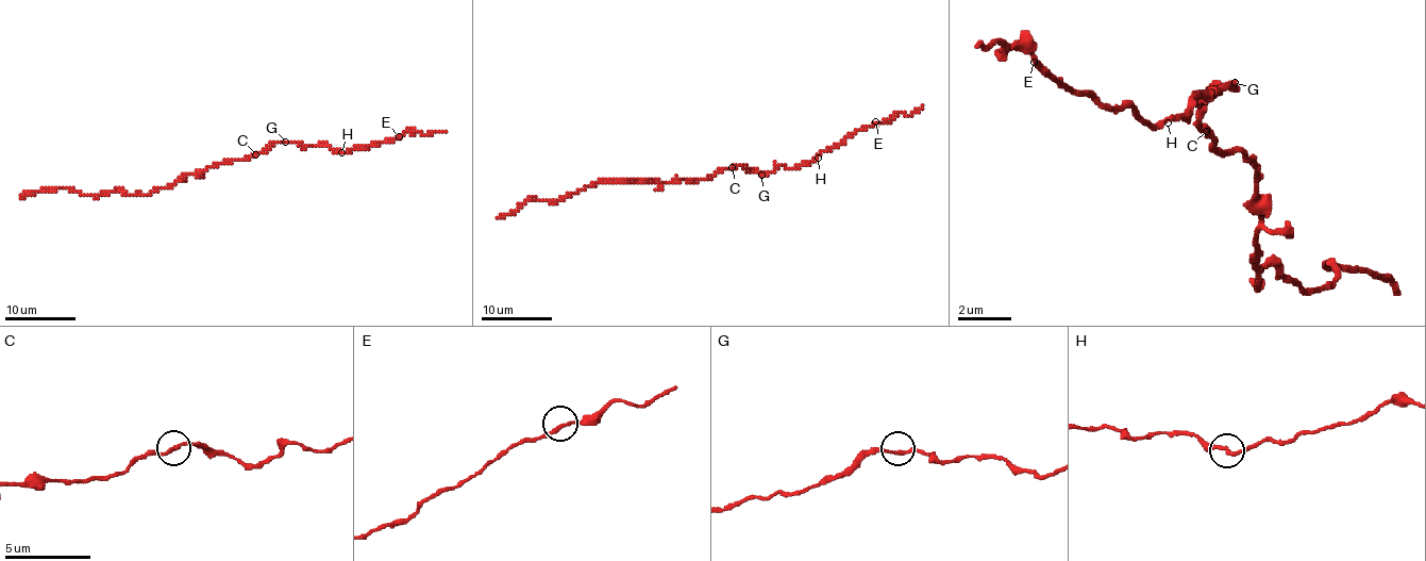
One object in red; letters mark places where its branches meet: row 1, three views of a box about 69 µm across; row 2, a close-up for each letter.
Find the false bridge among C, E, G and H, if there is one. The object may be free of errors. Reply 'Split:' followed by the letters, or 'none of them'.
Split: none of them

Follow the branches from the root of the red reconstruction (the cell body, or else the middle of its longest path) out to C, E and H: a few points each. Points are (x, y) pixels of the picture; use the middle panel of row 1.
C: (716, 175), (732, 167)
E: (716, 175), (735, 166), (745, 166), (765, 175), (779, 166), (799, 167), (875, 121)
H: (716, 175), (735, 166), (745, 166), (767, 175), (779, 166), (799, 167), (818, 158)

